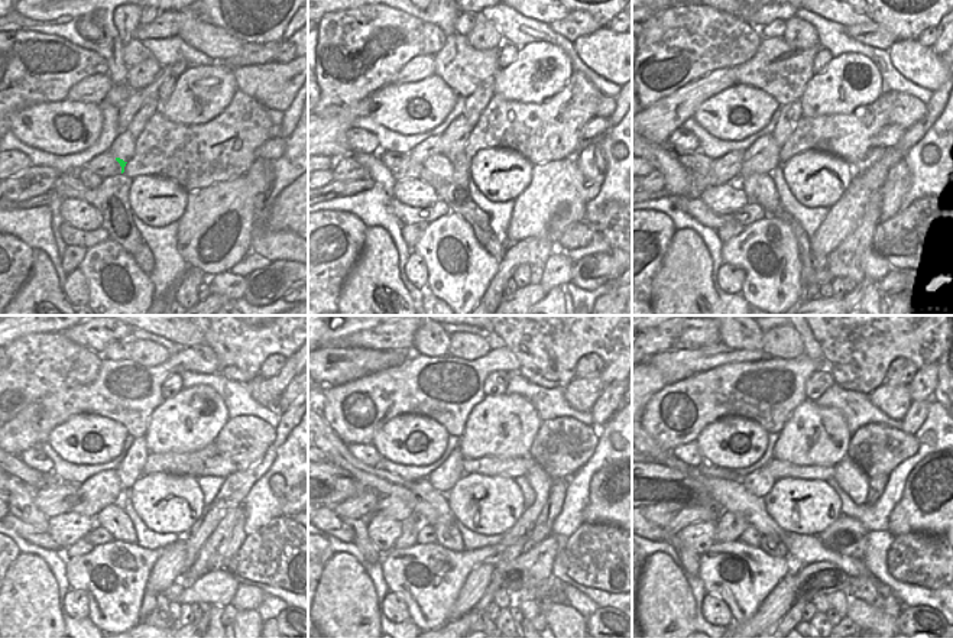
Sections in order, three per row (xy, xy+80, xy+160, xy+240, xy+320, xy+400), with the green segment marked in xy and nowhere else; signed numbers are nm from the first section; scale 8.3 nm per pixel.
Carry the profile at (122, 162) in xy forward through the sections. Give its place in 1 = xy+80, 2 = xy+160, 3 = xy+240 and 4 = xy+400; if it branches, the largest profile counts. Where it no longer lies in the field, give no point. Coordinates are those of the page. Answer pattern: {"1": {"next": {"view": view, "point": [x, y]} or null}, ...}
{"1": {"next": {"view": "xy+80", "point": [437, 171]}}, "2": {"next": {"view": "xy+160", "point": [759, 188]}}, "3": {"next": {"view": "xy+240", "point": [113, 518]}}, "4": {"next": {"view": "xy+400", "point": [772, 546]}}}

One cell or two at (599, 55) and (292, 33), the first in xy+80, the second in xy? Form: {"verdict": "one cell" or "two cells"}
{"verdict": "one cell"}

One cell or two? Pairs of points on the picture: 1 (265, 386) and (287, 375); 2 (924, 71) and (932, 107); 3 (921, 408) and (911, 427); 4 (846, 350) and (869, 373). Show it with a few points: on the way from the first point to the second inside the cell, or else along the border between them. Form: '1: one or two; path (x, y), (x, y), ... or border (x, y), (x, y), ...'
1: one; path (271, 386), (281, 379)
2: two; border (937, 88), (933, 91)
3: one; path (917, 413), (911, 423)
4: one; path (852, 356), (864, 368)

